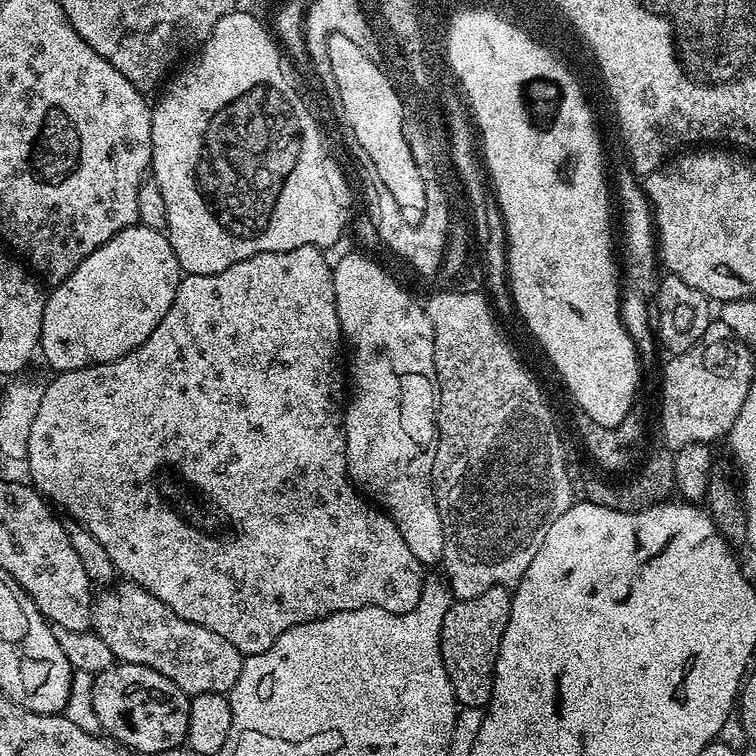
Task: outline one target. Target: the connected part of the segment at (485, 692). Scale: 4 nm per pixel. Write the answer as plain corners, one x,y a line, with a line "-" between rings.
507,587
491,588
469,600
456,600
446,610
440,631
440,653
450,686
460,708
487,709
494,690
494,674
502,634
510,622
512,592

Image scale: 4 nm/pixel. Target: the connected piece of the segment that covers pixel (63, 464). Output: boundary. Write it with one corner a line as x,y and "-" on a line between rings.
298,246
294,250
285,252
267,252
266,254
254,254
218,274
194,274
185,275
178,286
178,294
174,294
174,302
170,310
166,310
166,318
154,326
150,338
142,342
130,354
118,358
114,362
105,364
92,364
88,368
79,368
69,372
55,373
49,384
43,385
41,401
38,412
34,416
33,426
30,428
29,450
26,459
26,466
30,477
30,483
41,496
47,498
53,505
61,504
68,511
71,519
78,521
98,543
110,554
110,562
114,562
117,573
125,581
137,584
142,590
154,594
158,602
170,606
178,618
186,618
186,622
194,622
198,626
206,626
206,630
214,630
214,634
222,634
226,642
230,642
245,656
253,656
259,652
270,650
274,642
286,630
290,630
296,624
305,624
311,620
321,620
324,616
338,614
339,612
353,612
359,608
381,608
391,612
409,612
418,606
420,591
424,589
426,579
426,568
410,554
410,546
402,542
402,534
398,534
398,526
388,517
388,513
379,507
373,506
361,493
357,492
352,481
348,478
348,467
346,466
346,442
344,441
344,409
346,407
346,368
340,365
340,344
342,348
342,333
338,322
338,310
334,298
334,278
332,277
333,265
323,251
314,246

